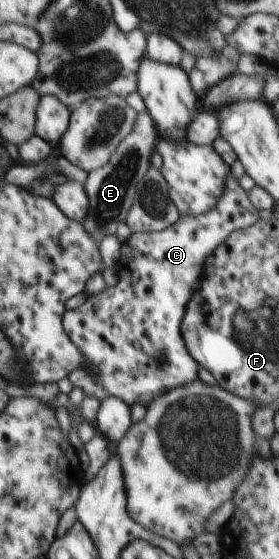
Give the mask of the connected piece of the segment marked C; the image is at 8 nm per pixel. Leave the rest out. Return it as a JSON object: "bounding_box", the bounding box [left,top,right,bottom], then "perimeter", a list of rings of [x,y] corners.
{"bounding_box":[63,169,259,407],"perimeter":[[[230,169],[230,175],[227,177],[224,192],[222,192],[221,197],[218,198],[217,204],[210,209],[209,212],[200,216],[181,214],[178,221],[174,222],[174,225],[167,227],[161,232],[131,232],[129,240],[120,247],[118,269],[116,269],[119,272],[118,283],[116,283],[113,288],[106,287],[97,295],[89,296],[80,308],[66,310],[63,315],[63,328],[70,336],[70,341],[73,341],[83,351],[83,360],[85,361],[82,370],[74,370],[69,375],[69,380],[73,387],[80,388],[86,396],[95,397],[99,402],[101,402],[104,397],[114,396],[125,401],[126,405],[130,407],[134,404],[142,404],[144,407],[148,407],[148,405],[151,404],[150,401],[163,396],[168,390],[182,385],[185,386],[186,384],[189,385],[189,383],[198,380],[198,371],[200,371],[201,365],[190,357],[190,353],[188,353],[188,349],[186,349],[186,345],[184,345],[182,333],[180,333],[180,325],[182,325],[182,319],[184,319],[184,313],[186,313],[186,305],[188,305],[190,297],[194,295],[194,289],[200,285],[202,269],[204,269],[204,257],[206,257],[208,253],[213,253],[222,242],[225,242],[229,238],[232,232],[236,230],[246,230],[256,224],[259,220],[258,212],[259,211],[252,205],[247,191],[240,186],[239,179],[234,177]]]}

